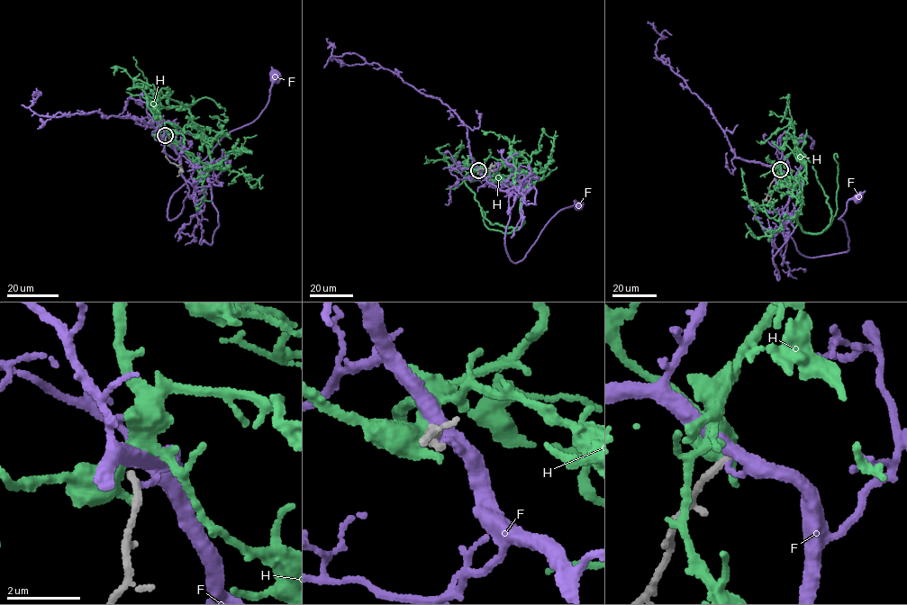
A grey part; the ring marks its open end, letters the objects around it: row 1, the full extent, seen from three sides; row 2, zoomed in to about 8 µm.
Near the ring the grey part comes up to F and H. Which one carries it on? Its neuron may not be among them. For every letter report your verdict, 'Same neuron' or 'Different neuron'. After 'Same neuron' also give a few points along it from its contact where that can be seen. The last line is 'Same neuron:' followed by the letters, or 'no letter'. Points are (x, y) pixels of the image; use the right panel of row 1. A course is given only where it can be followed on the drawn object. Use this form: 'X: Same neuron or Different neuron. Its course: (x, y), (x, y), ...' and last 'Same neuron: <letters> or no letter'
F: Different neuron
H: Different neuron
Same neuron: no letter

